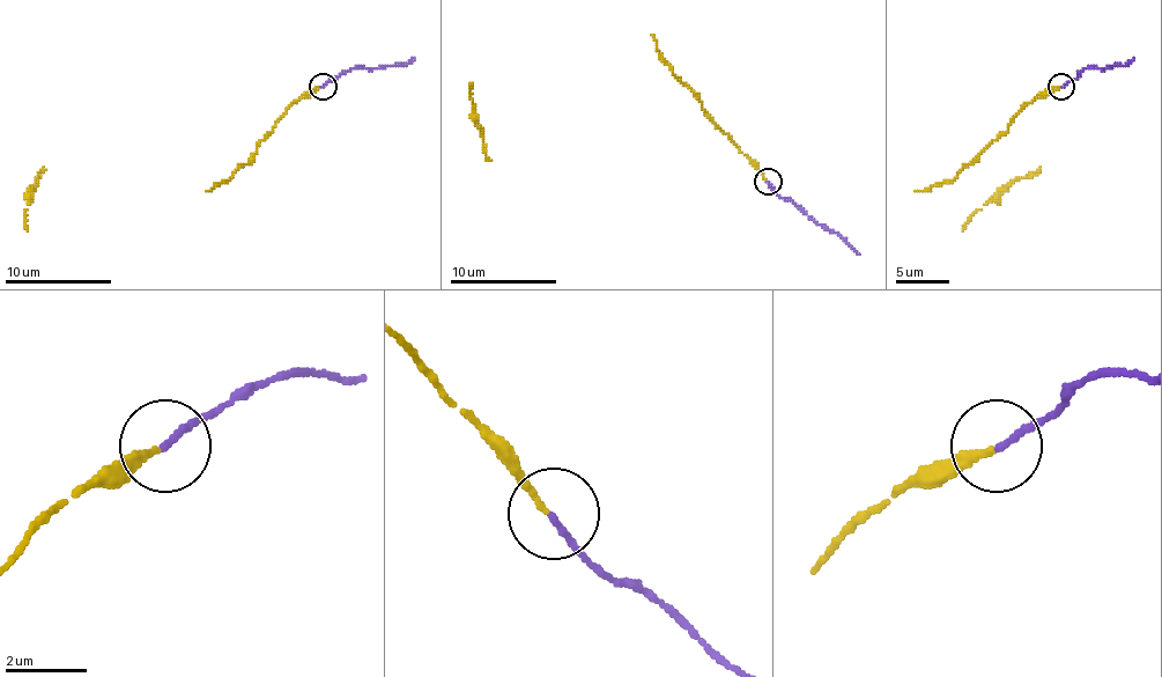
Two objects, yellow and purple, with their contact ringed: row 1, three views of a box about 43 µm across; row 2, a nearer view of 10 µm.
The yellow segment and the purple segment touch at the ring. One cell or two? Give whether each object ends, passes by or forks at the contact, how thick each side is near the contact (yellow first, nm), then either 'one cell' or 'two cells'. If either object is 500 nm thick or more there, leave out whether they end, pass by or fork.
yellow ends; purple ends; calibres 160 and 150 nm; two cells

